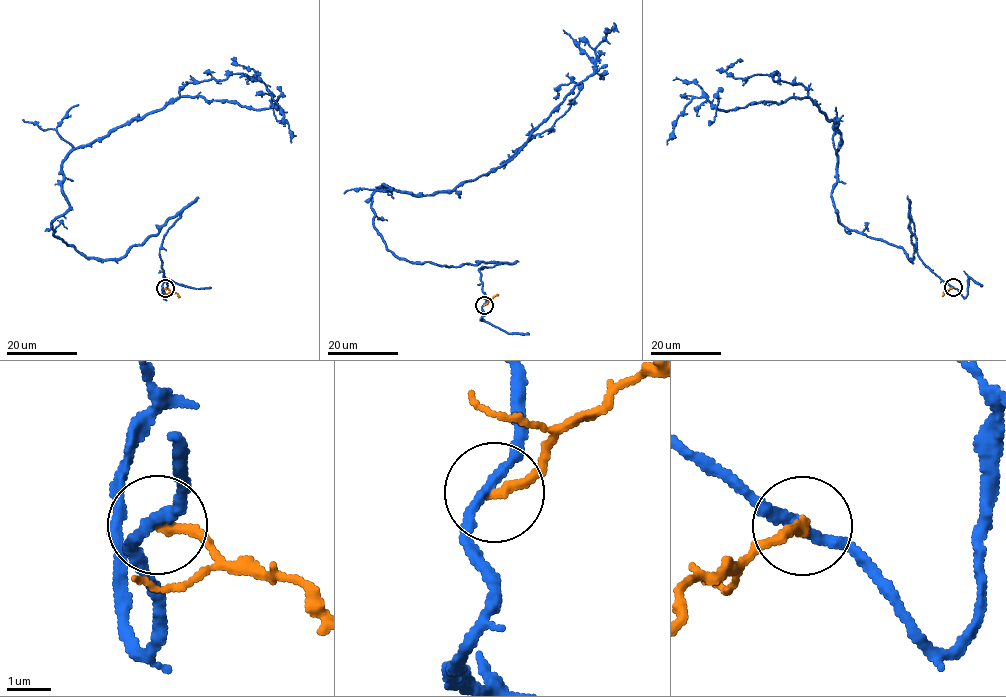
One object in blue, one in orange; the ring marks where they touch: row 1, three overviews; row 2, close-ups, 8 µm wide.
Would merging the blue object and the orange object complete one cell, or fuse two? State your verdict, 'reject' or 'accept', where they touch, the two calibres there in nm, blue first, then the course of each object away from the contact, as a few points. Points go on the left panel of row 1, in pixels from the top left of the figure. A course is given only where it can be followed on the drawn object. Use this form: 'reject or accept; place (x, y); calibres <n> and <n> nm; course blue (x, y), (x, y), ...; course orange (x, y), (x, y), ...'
reject; place (165, 288); calibres 240 and 240 nm; course blue (165, 288), (179, 215), (121, 257), (81, 254), (52, 227), (62, 161), (183, 97), (273, 96), (291, 142); course orange (165, 288), (178, 297)

